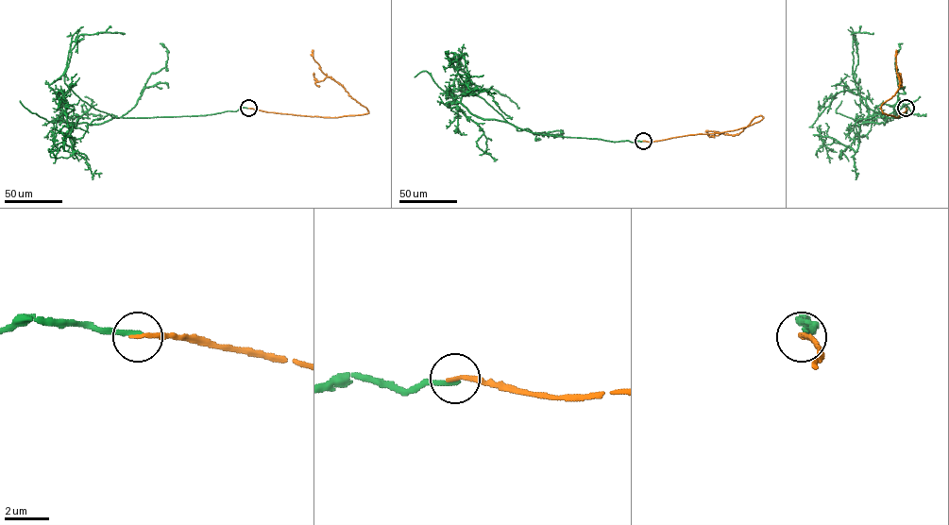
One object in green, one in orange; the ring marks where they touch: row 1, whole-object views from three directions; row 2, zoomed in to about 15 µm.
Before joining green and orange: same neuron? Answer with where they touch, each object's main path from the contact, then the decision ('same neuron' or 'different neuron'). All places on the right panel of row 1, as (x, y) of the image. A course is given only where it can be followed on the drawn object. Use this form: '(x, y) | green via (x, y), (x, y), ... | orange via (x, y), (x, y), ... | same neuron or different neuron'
(906, 108) | green via (906, 108), (905, 114), (888, 117), (884, 125), (867, 121), (868, 107), (854, 77), (858, 57), (850, 26) | orange via (906, 109), (896, 117), (884, 113), (880, 108), (899, 87), (896, 50) | same neuron

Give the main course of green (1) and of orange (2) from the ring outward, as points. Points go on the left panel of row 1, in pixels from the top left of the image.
1: (248, 108), (65, 122), (48, 85), (62, 74), (83, 26)
2: (248, 109), (321, 117), (367, 113), (366, 108), (322, 72), (312, 50)

